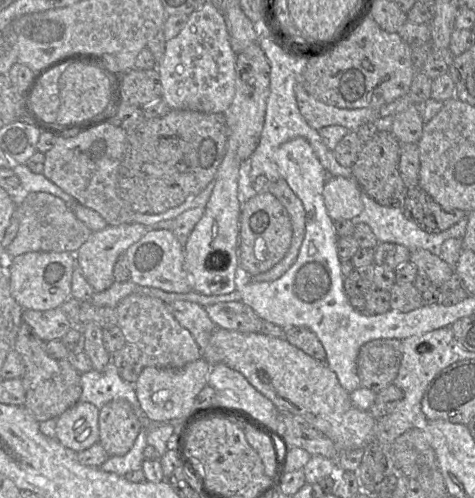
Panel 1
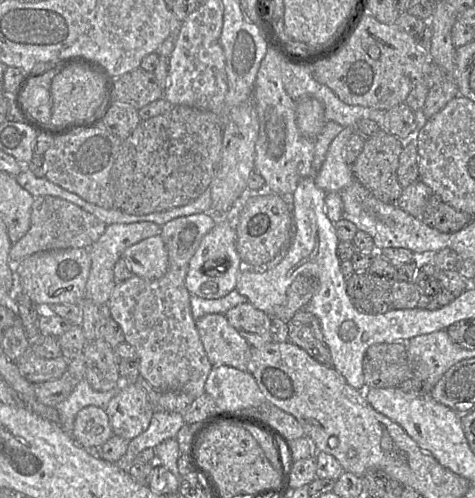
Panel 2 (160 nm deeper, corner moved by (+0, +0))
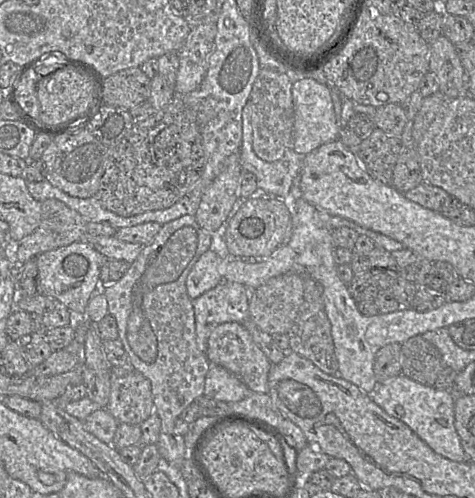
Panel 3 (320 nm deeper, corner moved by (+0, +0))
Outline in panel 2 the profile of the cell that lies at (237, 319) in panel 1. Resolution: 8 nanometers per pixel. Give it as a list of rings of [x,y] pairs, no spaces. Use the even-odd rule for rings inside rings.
[[[245,302],[230,309],[225,317],[251,347],[262,347],[273,341],[270,333],[272,318],[251,303]]]

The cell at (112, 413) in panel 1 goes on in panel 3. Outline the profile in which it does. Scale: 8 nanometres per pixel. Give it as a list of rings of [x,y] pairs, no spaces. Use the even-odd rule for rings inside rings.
[[[135,370],[113,379],[105,409],[119,424],[140,425],[145,422],[154,412],[150,381]]]

